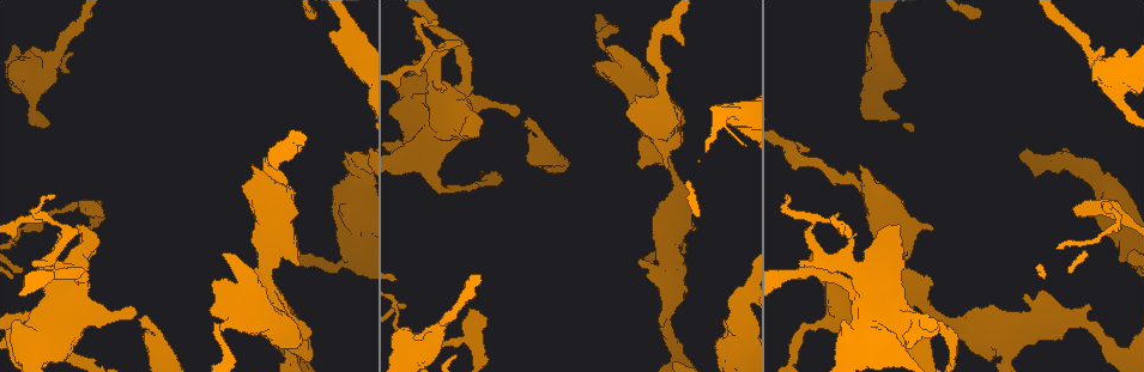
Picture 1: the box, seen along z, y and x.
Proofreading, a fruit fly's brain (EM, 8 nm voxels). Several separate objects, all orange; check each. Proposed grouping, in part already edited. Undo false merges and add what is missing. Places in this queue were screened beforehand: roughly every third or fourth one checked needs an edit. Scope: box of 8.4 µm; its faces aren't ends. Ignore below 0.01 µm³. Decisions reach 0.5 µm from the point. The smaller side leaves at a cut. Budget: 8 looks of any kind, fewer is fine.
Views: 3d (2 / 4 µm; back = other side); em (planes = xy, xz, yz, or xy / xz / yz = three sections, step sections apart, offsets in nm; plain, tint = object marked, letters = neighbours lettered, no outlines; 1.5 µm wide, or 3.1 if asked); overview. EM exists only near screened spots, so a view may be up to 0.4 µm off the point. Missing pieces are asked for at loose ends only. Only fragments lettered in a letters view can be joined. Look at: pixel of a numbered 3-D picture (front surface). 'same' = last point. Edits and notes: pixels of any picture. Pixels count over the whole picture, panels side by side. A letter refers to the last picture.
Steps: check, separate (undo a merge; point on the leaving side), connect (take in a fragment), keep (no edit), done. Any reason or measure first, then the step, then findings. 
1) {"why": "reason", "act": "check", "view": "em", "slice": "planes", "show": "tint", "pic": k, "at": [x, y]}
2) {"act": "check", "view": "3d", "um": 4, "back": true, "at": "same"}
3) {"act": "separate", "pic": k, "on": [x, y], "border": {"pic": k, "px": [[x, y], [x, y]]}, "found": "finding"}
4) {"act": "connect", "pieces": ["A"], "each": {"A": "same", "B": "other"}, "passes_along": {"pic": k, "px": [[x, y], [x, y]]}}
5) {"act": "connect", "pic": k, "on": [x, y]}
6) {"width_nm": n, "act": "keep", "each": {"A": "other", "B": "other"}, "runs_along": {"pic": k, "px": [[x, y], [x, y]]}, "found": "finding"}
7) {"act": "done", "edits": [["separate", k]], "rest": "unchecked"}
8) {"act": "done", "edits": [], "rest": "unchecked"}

{"why": "calibre changes", "act": "check", "view": "em", "slice": "planes", "show": "letters", "pic": 1, "at": [471, 335]}

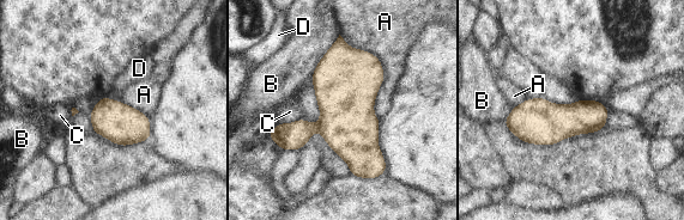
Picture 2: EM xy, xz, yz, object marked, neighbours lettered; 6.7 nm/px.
{"act": "separate", "pic": 2, "on": [295, 135], "each": {"A": "other", "B": "other", "C": "other", "D": "other"}, "border": {"pic": 2, "px": [[318, 123], [319, 129]]}, "found": "two neurons meet here"}

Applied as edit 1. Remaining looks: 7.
{"why": "redraw", "act": "check", "view": "overview"}

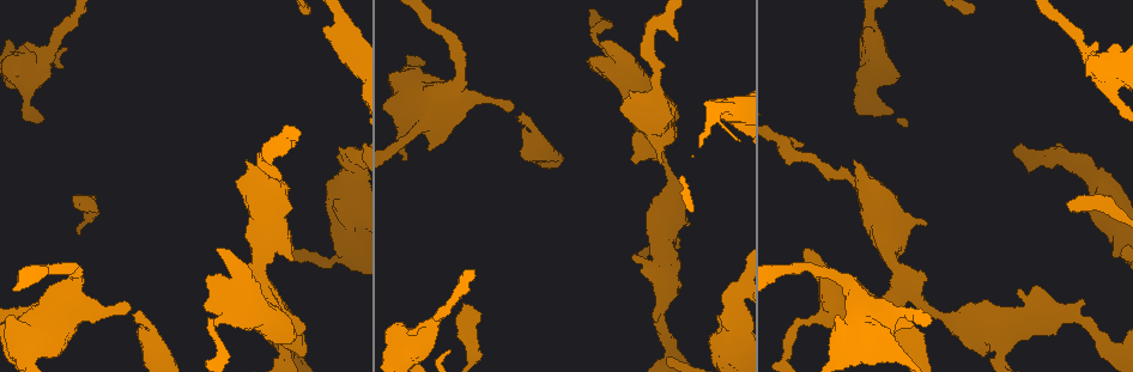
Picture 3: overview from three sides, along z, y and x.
{"why": "an open end", "act": "check", "view": "em", "slice": "xy", "step": 8, "show": "tint", "pic": 3, "at": [409, 333]}

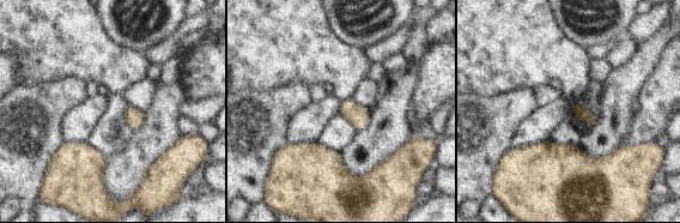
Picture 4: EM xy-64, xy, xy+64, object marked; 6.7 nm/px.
{"why": "cut it another way", "act": "check", "view": "em", "slice": "planes", "show": "letters", "at": "same"}

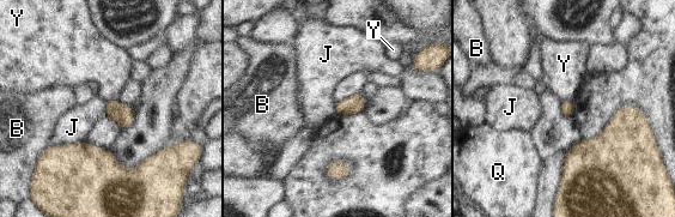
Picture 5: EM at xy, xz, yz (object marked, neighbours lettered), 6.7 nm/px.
{"act": "keep", "each": {"B": "other", "J": "other", "Q": "other", "Y": "other"}, "border": {"pic": 5, "px": [[83, 140], [52, 145]]}, "found": "none of them fits"}

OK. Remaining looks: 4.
{"why": "two arms in line, one across", "act": "check", "view": "3d", "um": 2, "pic": 3, "at": [1034, 305]}

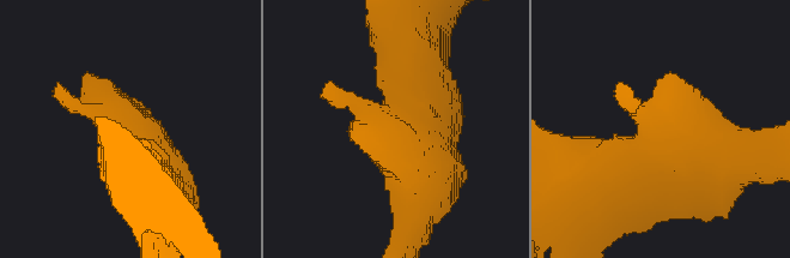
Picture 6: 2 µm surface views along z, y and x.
{"act": "check", "view": "em", "slice": "planes", "show": "letters", "pic": 6, "at": [657, 136]}

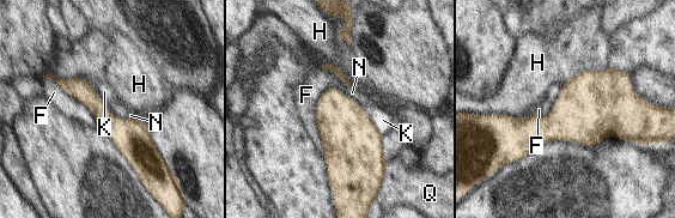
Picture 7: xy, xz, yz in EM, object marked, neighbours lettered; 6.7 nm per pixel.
{"act": "keep", "each": {"F": "other", "H": "other", "K": "other", "N": "other", "Q": "other"}, "found": "continuous, no second neuron"}

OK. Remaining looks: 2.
{"act": "done", "edits": [["separate", 2]], "rest": "unchecked"}

